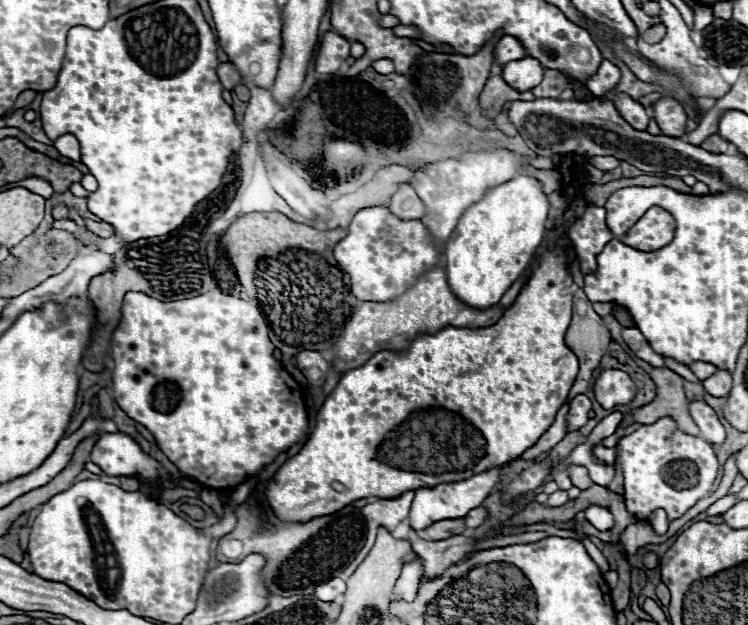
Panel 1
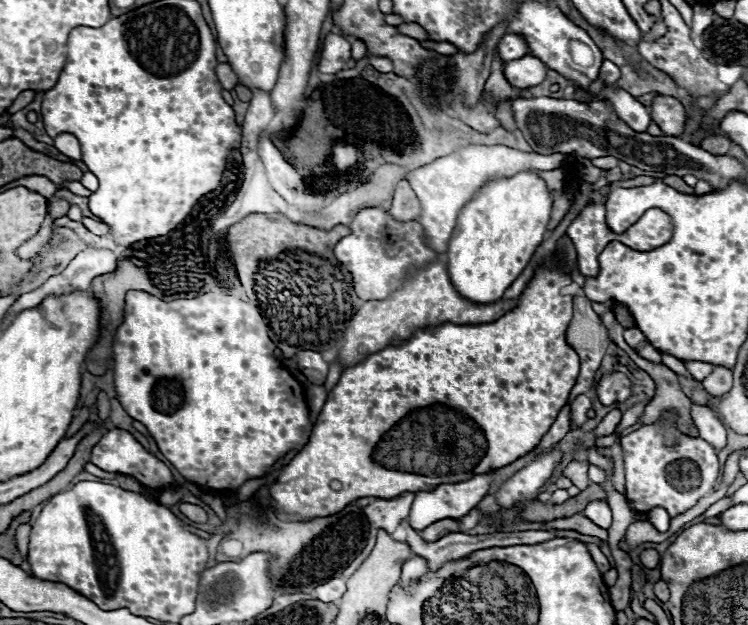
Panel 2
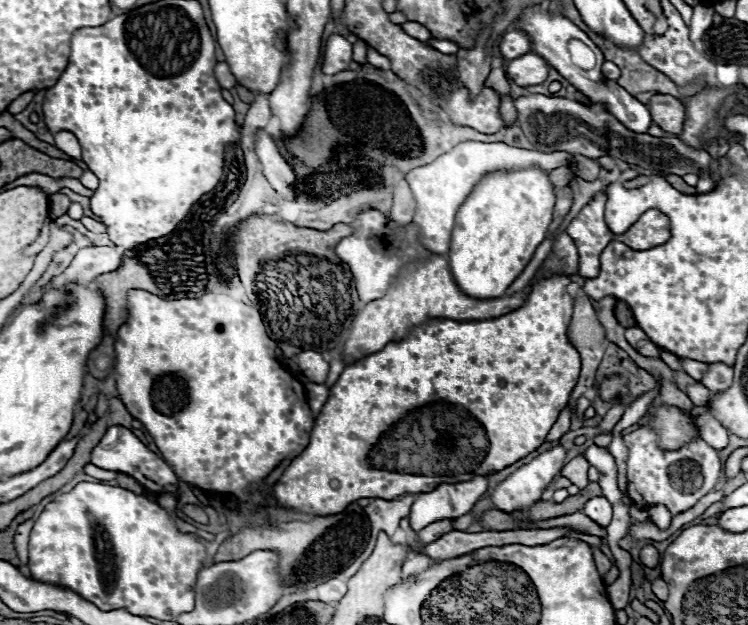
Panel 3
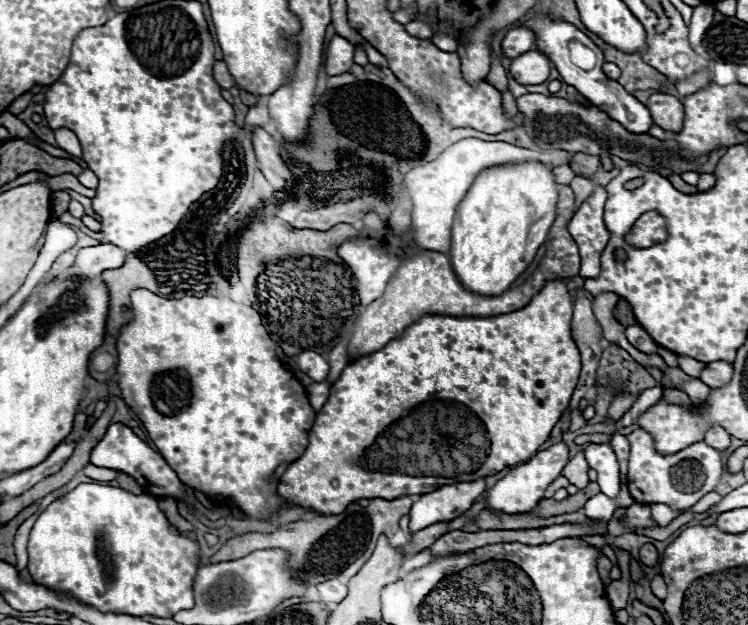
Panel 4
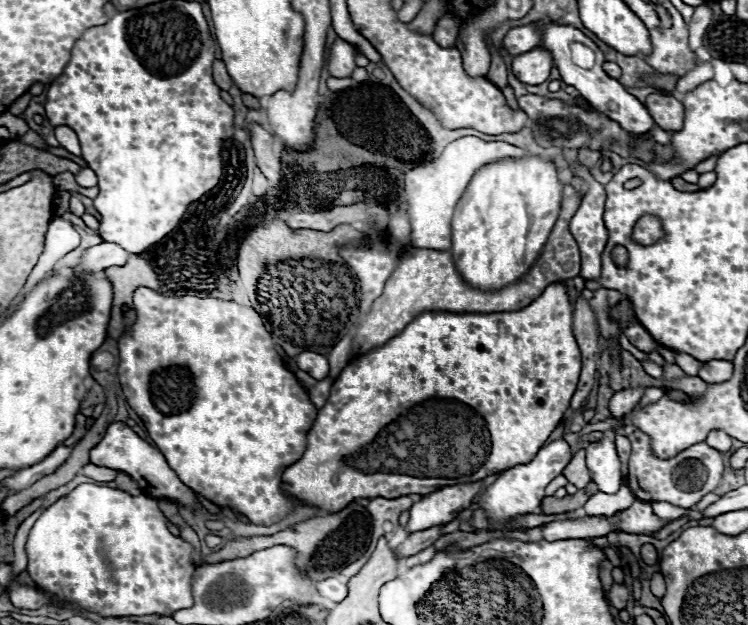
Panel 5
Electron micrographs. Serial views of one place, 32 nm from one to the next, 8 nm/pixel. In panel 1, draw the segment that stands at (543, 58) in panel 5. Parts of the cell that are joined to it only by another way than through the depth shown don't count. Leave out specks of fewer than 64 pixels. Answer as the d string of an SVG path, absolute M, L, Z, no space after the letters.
M532 58L514 60L502 68L504 82L518 92L532 90L534 86L538 86L542 82L542 76L544 76L544 66Z

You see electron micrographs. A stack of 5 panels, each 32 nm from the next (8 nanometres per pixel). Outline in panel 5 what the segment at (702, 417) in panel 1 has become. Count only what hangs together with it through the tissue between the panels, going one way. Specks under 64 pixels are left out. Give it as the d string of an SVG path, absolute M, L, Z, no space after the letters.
M710 430L710 434L706 436L706 444L716 448L718 452L726 452L730 448L730 444L732 444L732 438L722 430Z

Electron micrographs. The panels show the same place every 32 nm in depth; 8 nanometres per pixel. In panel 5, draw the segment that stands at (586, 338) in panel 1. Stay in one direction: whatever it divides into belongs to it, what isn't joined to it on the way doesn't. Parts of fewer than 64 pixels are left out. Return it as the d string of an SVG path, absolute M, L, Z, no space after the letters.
M582 294L576 300L572 330L574 330L574 338L578 342L578 348L582 352L582 374L580 374L578 388L576 388L572 402L570 402L570 408L578 410L594 386L596 364L600 358L600 346L598 346L600 330L598 330L594 314L590 310L590 304L588 304L588 300L582 298Z

